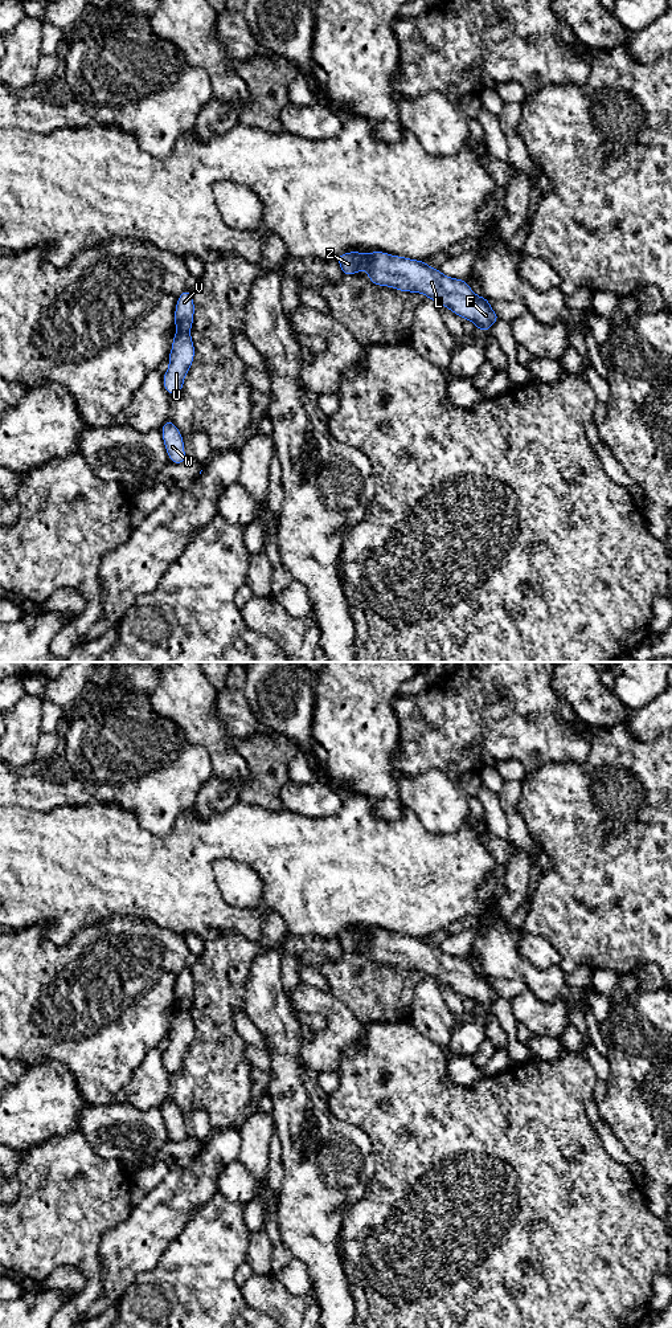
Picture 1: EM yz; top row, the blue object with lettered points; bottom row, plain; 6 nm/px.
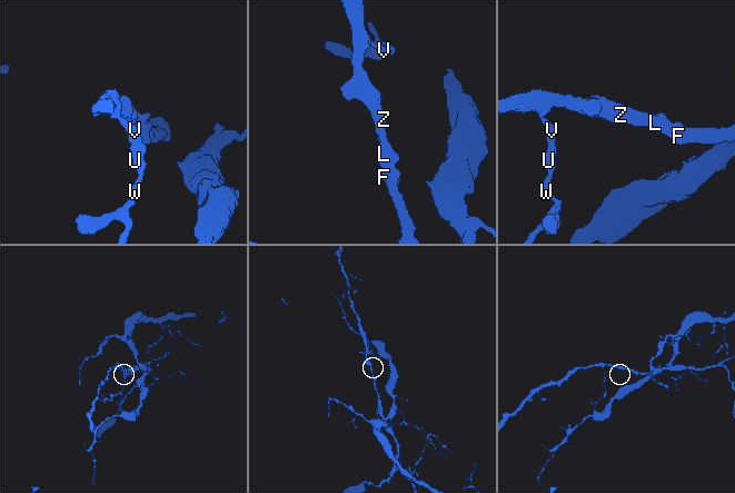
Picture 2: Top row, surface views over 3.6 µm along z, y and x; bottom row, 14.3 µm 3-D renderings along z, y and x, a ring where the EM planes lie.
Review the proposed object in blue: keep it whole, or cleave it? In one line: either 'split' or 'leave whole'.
split

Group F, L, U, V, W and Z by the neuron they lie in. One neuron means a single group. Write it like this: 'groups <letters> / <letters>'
groups F L V Z / U W

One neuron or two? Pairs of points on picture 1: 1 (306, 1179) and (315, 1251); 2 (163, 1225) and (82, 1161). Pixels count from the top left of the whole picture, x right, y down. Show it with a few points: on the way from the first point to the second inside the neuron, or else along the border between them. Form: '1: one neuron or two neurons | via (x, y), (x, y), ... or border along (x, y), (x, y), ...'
1: one neuron | via (302, 1197), (303, 1233)
2: two neurons | border along (134, 1206), (113, 1229)

